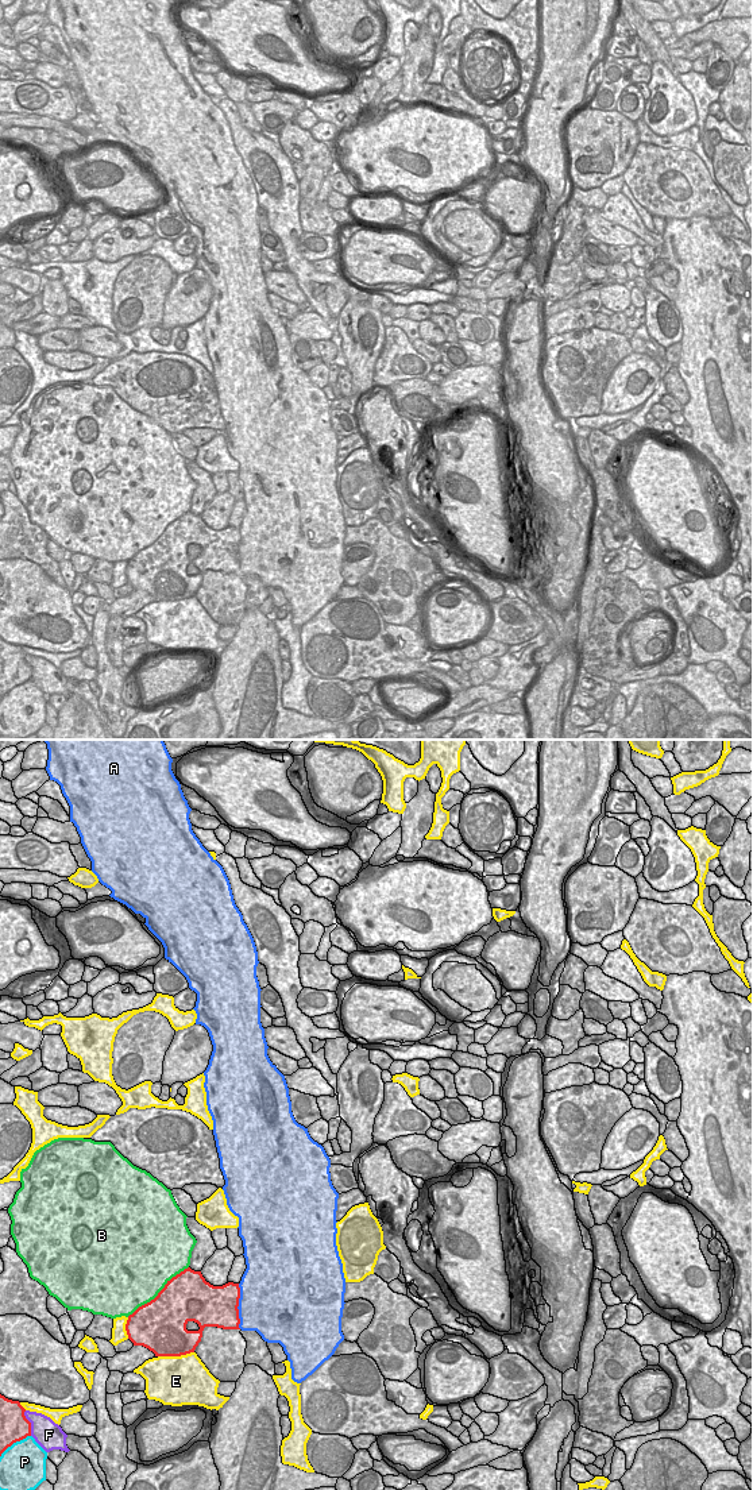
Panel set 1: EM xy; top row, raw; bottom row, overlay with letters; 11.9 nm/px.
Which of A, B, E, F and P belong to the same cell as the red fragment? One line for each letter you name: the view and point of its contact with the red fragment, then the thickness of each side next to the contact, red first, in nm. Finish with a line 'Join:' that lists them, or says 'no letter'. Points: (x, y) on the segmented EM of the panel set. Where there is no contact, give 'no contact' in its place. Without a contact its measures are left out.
Join: no letter

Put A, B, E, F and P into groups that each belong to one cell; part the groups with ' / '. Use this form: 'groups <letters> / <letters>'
groups A / B / E / F / P

